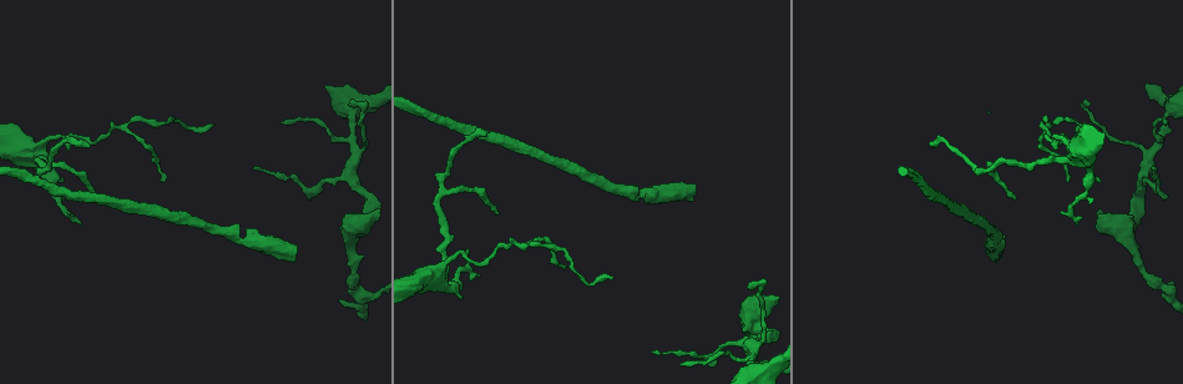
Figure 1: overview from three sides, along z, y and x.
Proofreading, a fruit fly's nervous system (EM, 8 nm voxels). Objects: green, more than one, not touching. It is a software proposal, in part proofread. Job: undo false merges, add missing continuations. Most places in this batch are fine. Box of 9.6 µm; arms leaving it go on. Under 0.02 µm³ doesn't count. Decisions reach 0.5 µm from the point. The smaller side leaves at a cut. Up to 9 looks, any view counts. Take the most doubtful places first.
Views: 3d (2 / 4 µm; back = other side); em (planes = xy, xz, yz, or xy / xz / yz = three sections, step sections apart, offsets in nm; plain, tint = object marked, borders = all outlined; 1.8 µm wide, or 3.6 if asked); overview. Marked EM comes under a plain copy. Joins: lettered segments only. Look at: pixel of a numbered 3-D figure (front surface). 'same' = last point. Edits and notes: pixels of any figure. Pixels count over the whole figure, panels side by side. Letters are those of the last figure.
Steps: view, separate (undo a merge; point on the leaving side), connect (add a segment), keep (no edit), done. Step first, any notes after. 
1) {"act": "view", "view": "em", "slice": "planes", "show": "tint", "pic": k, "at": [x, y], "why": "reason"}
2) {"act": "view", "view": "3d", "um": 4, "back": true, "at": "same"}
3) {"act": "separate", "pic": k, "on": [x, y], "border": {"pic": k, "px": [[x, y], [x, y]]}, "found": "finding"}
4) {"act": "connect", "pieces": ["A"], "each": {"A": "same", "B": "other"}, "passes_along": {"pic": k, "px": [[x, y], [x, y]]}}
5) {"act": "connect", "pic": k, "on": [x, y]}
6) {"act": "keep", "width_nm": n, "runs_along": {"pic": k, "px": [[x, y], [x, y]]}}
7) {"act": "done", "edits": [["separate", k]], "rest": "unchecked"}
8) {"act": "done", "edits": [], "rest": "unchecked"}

{"act": "view", "view": "3d", "um": 2, "pic": 1, "at": [35, 152], "why": "calibre changes"}

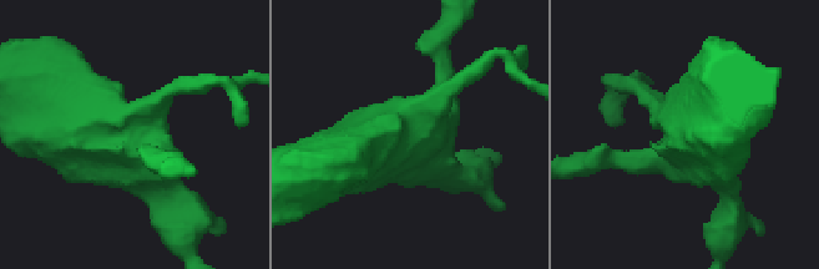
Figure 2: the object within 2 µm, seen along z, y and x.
{"act": "view", "view": "em", "slice": "planes", "show": "borders", "pic": 2, "at": [134, 136], "why": "shape alone is not enough"}

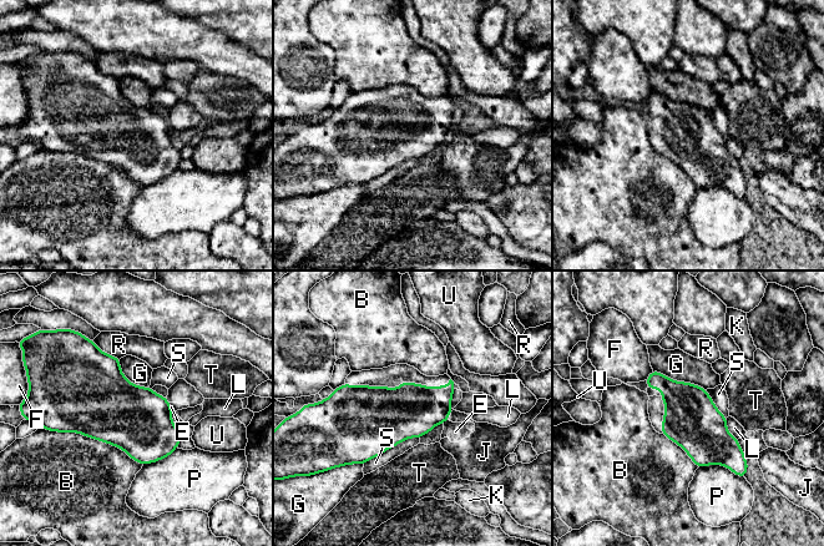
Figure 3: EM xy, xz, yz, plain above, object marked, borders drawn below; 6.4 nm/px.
{"act": "keep", "width_nm": 360, "each": {"B": "other", "E": "other", "F": "other", "G": "other", "J": "other", "K": "other", "L": "other", "P": "other", "R": "other", "S": "other", "T": "other", "U": "other"}, "border": {"pic": 3, "px": [[419, 436], [404, 439], [364, 464]]}, "found": "continuous, no second cell"}

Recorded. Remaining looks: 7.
{"act": "view", "view": "3d", "um": 2, "pic": 1, "at": [1124, 227], "why": "abrupt turn"}

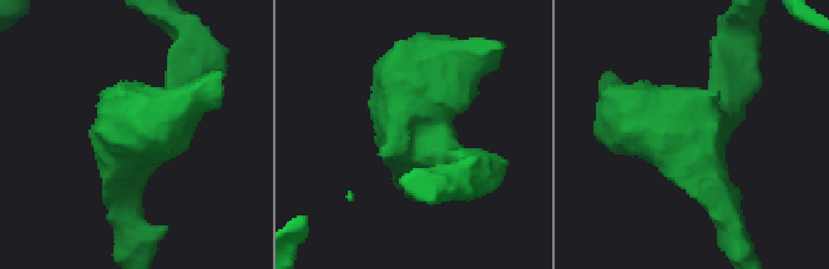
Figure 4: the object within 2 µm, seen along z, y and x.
{"act": "view", "view": "em", "slice": "planes", "show": "borders", "pic": 4, "at": [421, 131], "arms": 3, "arm_widths_nm": [220, 260, 280], "why": "shape alone is not enough"}

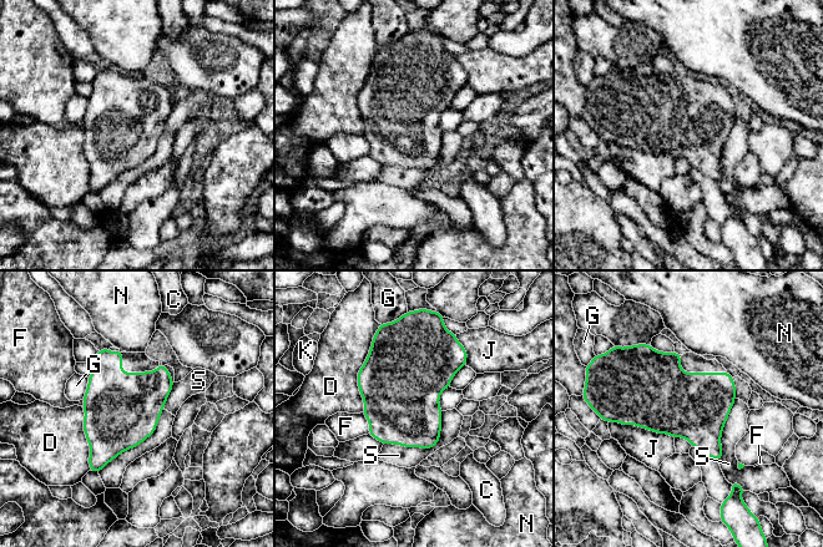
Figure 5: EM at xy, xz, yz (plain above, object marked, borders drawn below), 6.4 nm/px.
{"act": "keep", "each": {"C": "other", "D": "other", "F": "other", "G": "other", "J": "other", "K": "other", "N": "other", "S": "other"}, "found": "one cell here"}

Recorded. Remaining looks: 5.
{"act": "view", "view": "em", "um": 3.6, "slice": "xz", "step": 16, "show": "borders", "pic": 1, "at": [213, 123], "why": "an open end"}

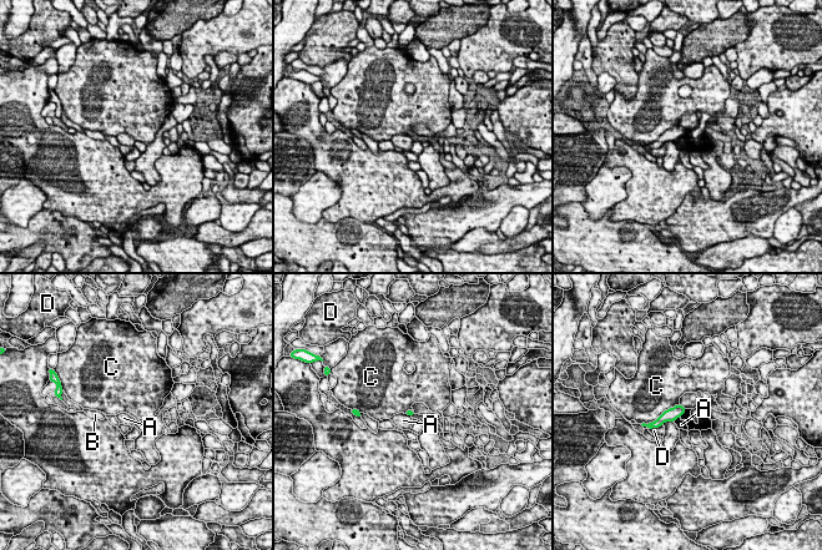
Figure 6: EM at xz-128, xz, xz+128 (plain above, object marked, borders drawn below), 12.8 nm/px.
{"act": "keep", "longest_contact_nm": ["C", 460], "each": {"A": "other", "B": "other", "C": "other", "D": "other"}, "border": {"pic": 6, "px": [[679, 403], [665, 409], [651, 423]]}, "found": "no lettered segment goes on from it"}

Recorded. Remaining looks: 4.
{"act": "view", "view": "em", "slice": "planes", "show": "borders", "pic": 1, "at": [86, 146], "why": "an open end"}

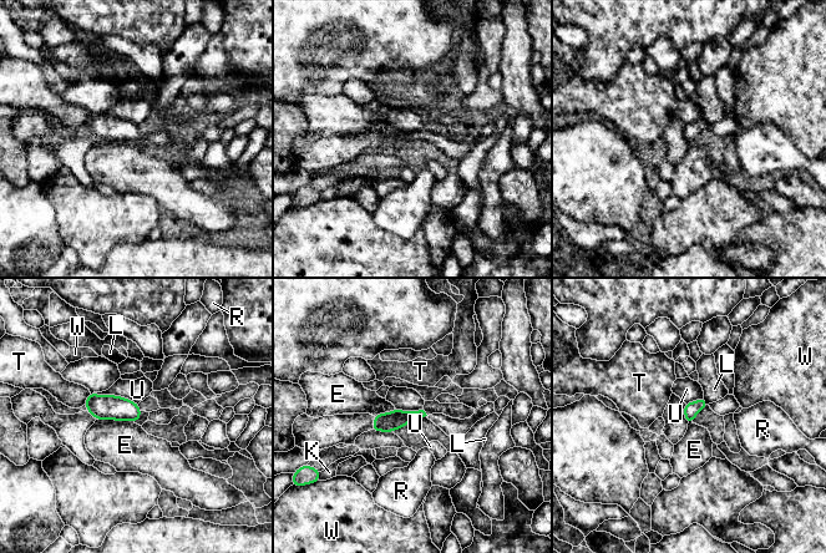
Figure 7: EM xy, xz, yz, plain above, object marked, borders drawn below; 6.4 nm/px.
{"act": "keep", "each": {"E": "other", "K": "other", "L": "other", "R": "other", "T": "other", "U": "other", "W": "other"}, "border": {"pic": 7, "px": [[96, 419], [131, 420], [133, 422]]}, "found": "no lettered segment goes on from it"}

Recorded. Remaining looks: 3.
{"act": "done", "edits": [], "rest": "unchecked"}

